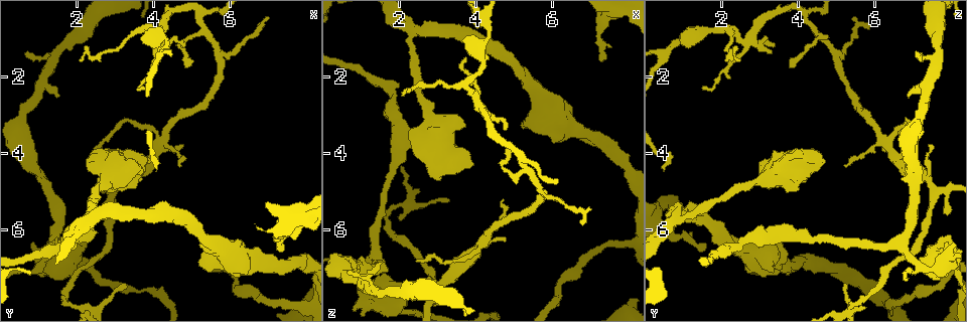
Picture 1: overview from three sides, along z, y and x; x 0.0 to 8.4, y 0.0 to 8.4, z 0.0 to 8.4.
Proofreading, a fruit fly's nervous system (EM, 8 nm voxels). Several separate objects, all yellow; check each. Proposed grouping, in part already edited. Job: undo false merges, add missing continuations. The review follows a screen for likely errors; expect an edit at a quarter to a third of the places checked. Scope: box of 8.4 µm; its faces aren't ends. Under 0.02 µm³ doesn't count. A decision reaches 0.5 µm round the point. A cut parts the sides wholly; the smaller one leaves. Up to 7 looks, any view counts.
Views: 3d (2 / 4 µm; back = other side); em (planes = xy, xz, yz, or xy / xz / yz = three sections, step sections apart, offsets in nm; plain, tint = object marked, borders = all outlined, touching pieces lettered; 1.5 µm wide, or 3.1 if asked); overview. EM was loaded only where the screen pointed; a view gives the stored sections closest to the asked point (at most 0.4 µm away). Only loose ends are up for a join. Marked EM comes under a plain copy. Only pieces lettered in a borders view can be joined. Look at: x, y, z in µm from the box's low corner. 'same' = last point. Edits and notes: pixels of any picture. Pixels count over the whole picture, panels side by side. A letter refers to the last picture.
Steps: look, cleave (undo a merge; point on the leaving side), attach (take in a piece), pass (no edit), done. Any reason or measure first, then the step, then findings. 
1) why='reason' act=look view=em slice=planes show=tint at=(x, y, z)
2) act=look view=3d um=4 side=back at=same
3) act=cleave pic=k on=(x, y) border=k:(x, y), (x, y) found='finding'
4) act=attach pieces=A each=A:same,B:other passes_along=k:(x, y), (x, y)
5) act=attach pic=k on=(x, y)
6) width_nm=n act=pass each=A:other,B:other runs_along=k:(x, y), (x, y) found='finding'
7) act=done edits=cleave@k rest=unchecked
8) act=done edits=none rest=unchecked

why='sudden change in width' act=look view=3d um=4 at=(7.35, 6.05, 0.70)

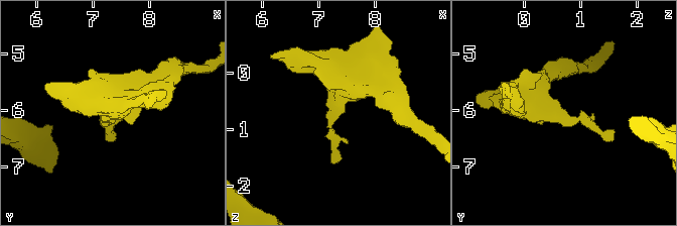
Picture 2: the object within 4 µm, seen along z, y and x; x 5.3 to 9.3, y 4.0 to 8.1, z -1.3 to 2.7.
why='shape alone is not enough' act=look view=em slice=planes show=tint at=(7.35, 6.10, 0.65)

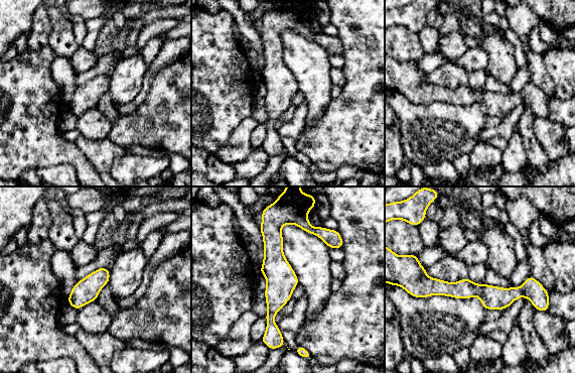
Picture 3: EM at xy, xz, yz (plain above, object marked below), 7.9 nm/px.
why='see the neighbours' act=look view=em slice=planes show=borders at=same

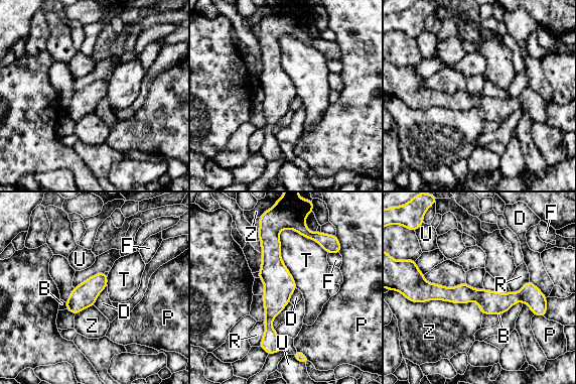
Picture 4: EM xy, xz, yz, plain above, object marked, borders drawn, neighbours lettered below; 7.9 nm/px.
width_nm=190 act=pass each=B:other,D:other,F:other,P:other,R:other,T:other,U:other,Z:other border=4:(107, 285), (99, 294), (94, 305) found='one cell here'

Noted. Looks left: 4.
why='free end' act=look view=em slice=planes show=borders at=(5.35, 7.10, 3.25)

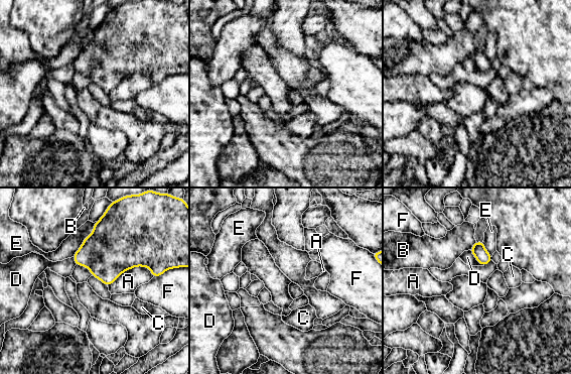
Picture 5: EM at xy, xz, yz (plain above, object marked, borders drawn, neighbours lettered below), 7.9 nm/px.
longest_contact=A:380nm act=pass each=A:other,B:other,C:other,D:other,E:other,F:other border=5:(153, 276), (134, 266), (108, 286) found='none of them fits'

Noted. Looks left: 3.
why='thin end' act=look view=em slice=xz step=4 show=borders at=(4.80, 1.15, 3.35)

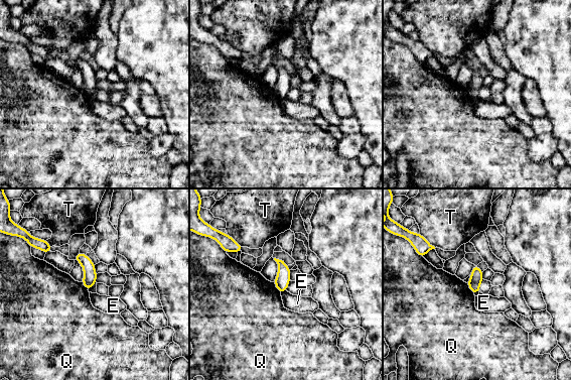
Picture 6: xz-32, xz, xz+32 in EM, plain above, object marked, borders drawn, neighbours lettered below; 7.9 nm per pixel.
why='another direction' act=look view=em slice=planes show=borders at=same

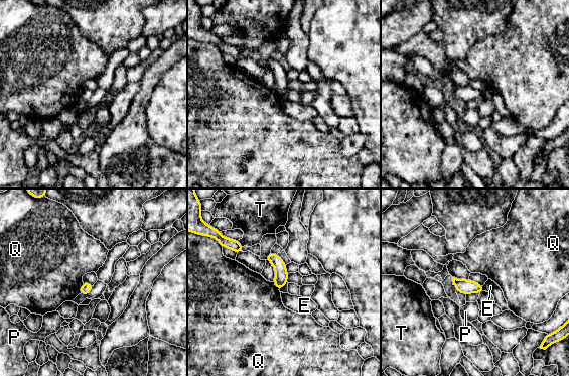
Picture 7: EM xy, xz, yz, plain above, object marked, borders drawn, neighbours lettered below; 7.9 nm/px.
act=pass each=E:other,P:other,Q:other,T:other border=7:(482, 285), (484, 290) found='no lettered piece goes on from it'

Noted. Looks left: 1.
act=done edits=none rest=unchecked

